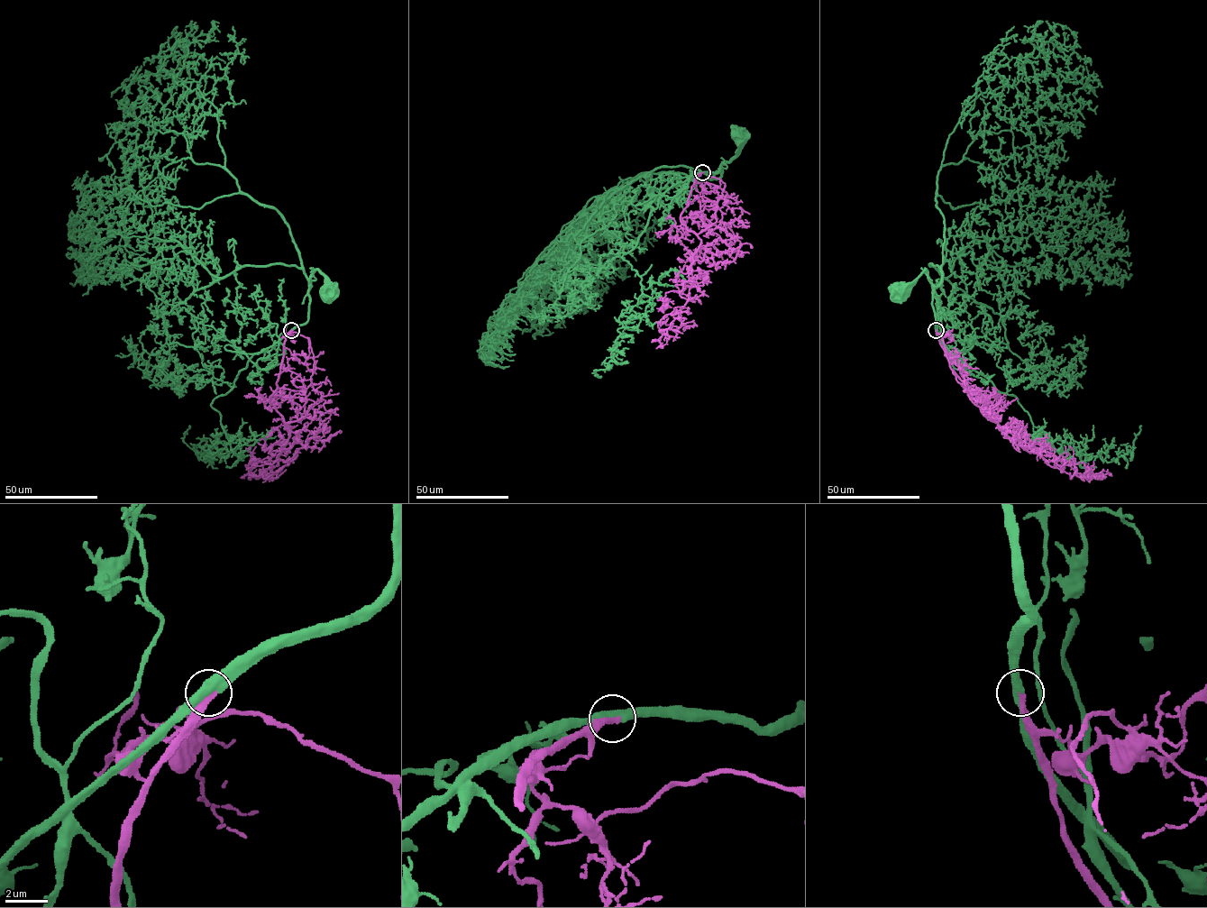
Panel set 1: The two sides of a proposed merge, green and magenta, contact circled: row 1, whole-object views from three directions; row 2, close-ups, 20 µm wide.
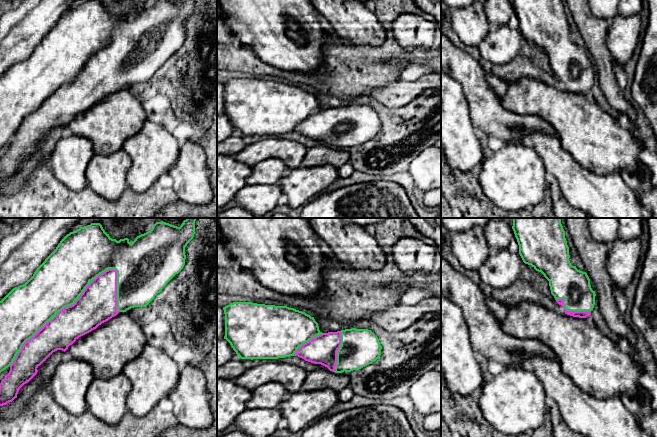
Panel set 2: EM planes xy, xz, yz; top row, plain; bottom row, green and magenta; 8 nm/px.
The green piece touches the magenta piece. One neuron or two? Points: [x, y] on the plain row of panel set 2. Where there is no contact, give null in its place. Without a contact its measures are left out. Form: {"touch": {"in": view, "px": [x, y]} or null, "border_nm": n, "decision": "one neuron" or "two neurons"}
{"touch": {"in": "xy", "px": [61, 85]}, "border_nm": 1150, "decision": "one neuron"}

